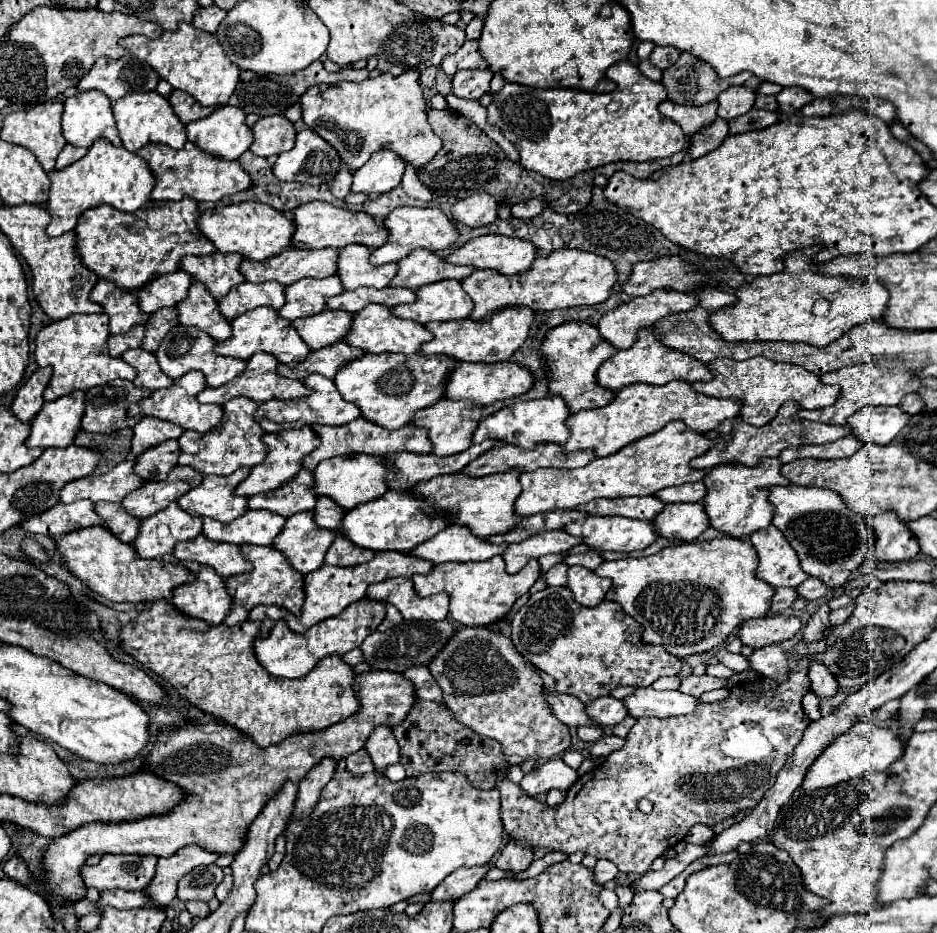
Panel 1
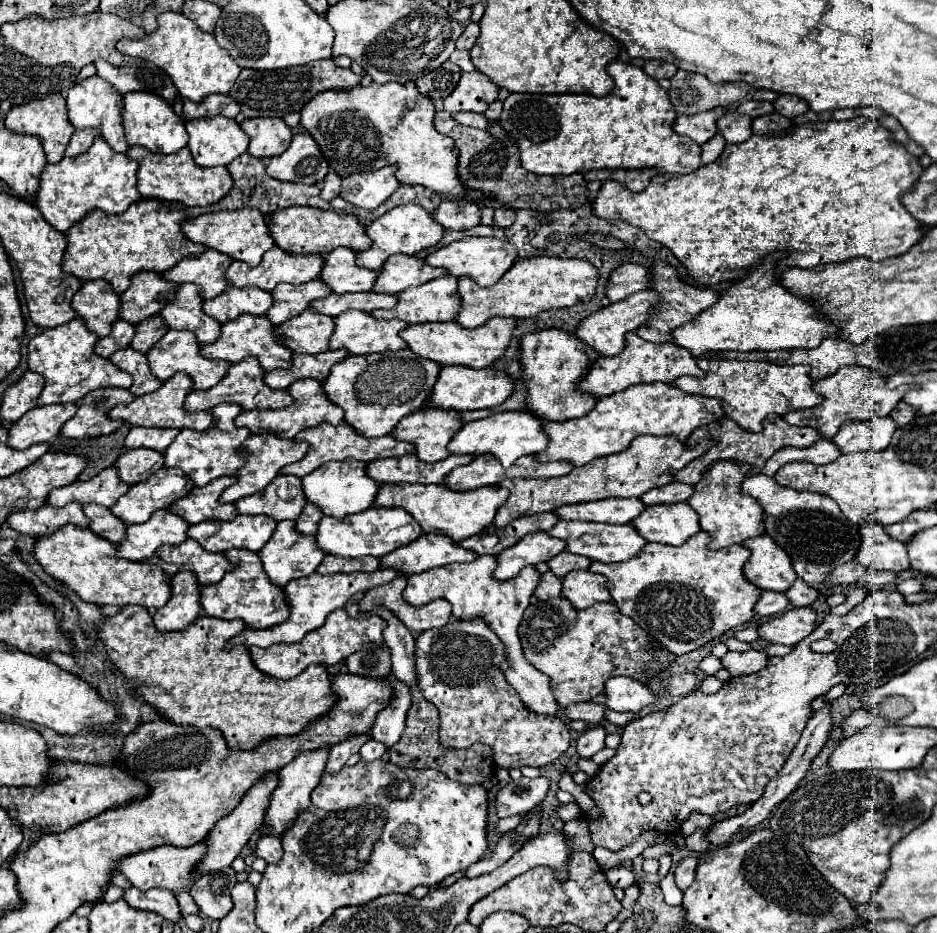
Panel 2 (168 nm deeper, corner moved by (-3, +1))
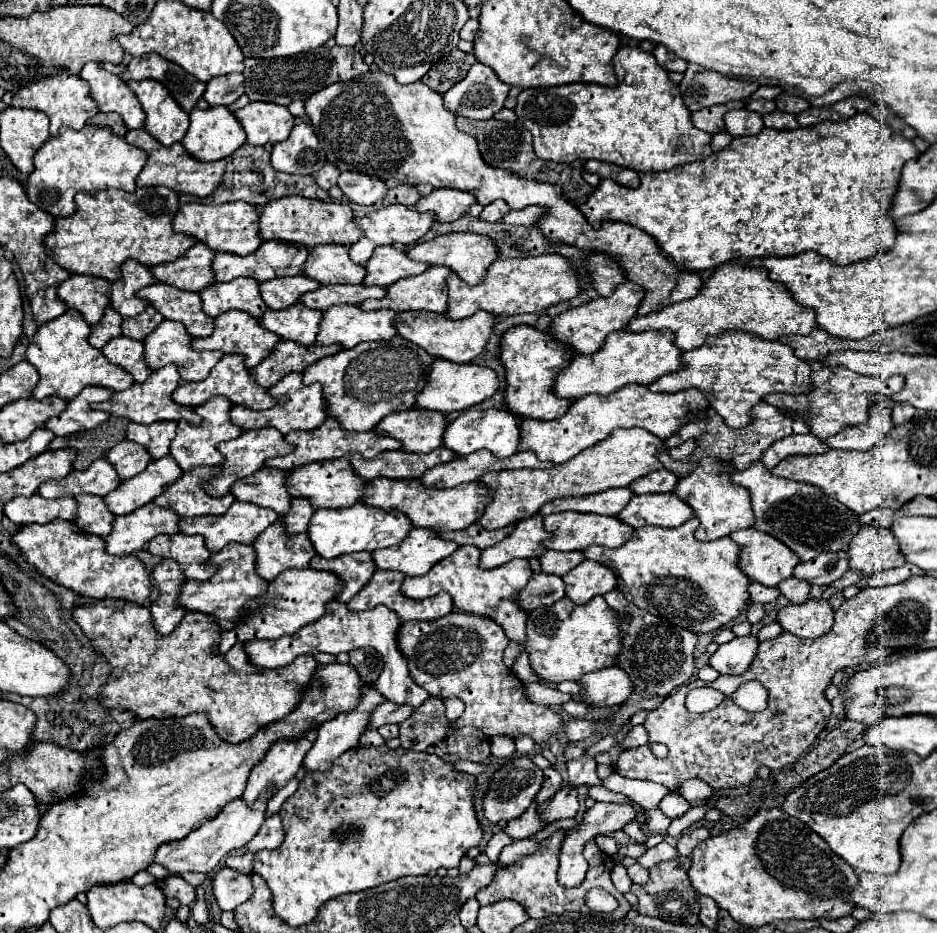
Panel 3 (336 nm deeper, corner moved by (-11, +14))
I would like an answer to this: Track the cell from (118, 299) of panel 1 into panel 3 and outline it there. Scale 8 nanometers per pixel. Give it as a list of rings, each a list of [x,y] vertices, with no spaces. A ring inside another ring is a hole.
[[[69,276],[57,290],[59,298],[75,310],[81,312],[87,324],[95,326],[101,320],[101,314],[109,306],[111,282],[97,276]]]

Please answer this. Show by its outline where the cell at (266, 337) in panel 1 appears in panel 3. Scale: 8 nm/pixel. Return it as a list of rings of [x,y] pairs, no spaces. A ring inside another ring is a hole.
[[[229,310],[215,318],[215,332],[211,336],[193,340],[193,348],[199,352],[201,350],[221,350],[225,354],[233,354],[233,352],[243,354],[247,368],[255,368],[275,350],[277,342],[281,342],[281,338],[277,338],[277,334],[267,332],[263,326],[259,326],[257,318],[253,318],[251,314],[245,314],[243,310]]]

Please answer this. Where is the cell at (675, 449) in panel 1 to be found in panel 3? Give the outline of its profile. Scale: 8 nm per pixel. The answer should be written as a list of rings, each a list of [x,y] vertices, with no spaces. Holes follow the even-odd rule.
[[[627,428],[627,430],[615,430],[607,440],[579,452],[575,458],[563,464],[557,464],[549,470],[489,472],[481,476],[481,482],[491,486],[495,496],[493,496],[493,502],[485,508],[485,514],[479,518],[479,524],[483,524],[483,528],[487,530],[505,528],[517,520],[537,514],[539,508],[551,500],[567,498],[567,496],[587,496],[587,494],[597,494],[609,488],[629,486],[631,482],[647,476],[649,472],[663,468],[659,462],[661,452],[667,452],[673,460],[683,460],[695,448],[697,448],[697,440],[687,440],[675,448],[667,448],[663,440],[655,438],[647,430]]]

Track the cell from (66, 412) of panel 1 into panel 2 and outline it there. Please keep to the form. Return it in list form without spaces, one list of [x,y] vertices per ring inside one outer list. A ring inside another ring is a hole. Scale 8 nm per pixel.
[[[77,403],[33,407],[19,421],[9,427],[7,445],[13,449],[27,449],[33,443],[51,443],[59,435],[65,421],[77,411]]]

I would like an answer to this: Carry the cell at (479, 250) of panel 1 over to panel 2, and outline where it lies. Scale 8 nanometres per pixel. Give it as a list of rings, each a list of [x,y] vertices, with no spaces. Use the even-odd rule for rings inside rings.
[[[465,237],[461,241],[449,243],[445,247],[435,249],[425,257],[425,263],[431,267],[441,267],[445,269],[451,277],[471,277],[477,281],[479,287],[491,287],[501,279],[501,275],[511,269],[511,265],[517,261],[517,249],[505,241],[505,239],[495,239],[495,237]]]

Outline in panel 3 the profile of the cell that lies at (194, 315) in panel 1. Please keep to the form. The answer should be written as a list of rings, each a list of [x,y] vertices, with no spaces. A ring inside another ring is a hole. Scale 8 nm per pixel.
[[[157,282],[139,290],[137,296],[149,300],[149,304],[153,304],[167,320],[183,322],[193,338],[209,336],[213,332],[213,318],[203,312],[201,298],[197,292]]]

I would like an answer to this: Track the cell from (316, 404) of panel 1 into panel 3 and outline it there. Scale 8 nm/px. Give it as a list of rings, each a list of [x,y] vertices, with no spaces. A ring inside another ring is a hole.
[[[293,372],[293,374],[287,374],[285,378],[281,378],[273,388],[269,388],[269,392],[273,396],[281,396],[285,394],[287,396],[287,402],[285,404],[277,404],[269,410],[249,410],[247,406],[233,406],[231,408],[231,422],[237,424],[239,428],[243,430],[253,430],[253,428],[263,428],[263,426],[273,426],[277,428],[279,432],[287,434],[291,430],[313,430],[317,426],[321,426],[327,418],[329,418],[329,412],[327,412],[327,404],[325,404],[325,398],[323,398],[323,388],[319,384],[303,384],[303,374],[301,372]]]

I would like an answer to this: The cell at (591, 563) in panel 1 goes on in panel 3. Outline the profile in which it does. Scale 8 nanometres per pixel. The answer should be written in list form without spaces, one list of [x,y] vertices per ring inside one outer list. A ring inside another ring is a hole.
[[[547,550],[539,562],[543,572],[551,572],[557,576],[567,574],[573,566],[577,566],[583,560],[583,552],[581,550],[573,550],[573,552],[559,552],[559,550]]]

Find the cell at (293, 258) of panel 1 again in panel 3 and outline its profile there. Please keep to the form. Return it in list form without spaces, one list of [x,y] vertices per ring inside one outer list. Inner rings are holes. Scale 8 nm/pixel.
[[[269,240],[269,242],[263,242],[253,254],[247,254],[247,256],[219,252],[213,258],[213,270],[215,270],[217,282],[229,282],[229,280],[239,278],[239,276],[251,276],[251,278],[257,278],[259,282],[265,282],[265,280],[279,278],[279,276],[299,276],[301,266],[305,264],[307,256],[309,256],[309,248],[295,246],[295,244],[289,244],[289,242]]]

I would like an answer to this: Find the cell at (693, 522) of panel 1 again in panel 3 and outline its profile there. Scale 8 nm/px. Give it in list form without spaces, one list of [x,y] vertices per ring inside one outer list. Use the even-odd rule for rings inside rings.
[[[641,494],[633,496],[631,502],[621,510],[619,520],[633,528],[641,526],[661,526],[677,528],[693,518],[693,510],[677,498],[677,494]]]

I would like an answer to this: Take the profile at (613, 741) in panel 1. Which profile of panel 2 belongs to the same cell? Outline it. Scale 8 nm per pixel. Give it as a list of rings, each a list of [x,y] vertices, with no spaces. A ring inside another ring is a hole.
[[[595,725],[595,727],[589,727],[581,733],[581,737],[577,739],[575,743],[575,749],[581,757],[593,757],[597,751],[601,751],[605,747],[605,729],[603,725]]]

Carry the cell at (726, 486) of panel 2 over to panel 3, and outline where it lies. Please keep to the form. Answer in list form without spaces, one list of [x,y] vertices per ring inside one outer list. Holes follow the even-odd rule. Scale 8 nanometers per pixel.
[[[701,458],[699,466],[689,476],[679,478],[675,494],[695,510],[695,516],[701,522],[695,530],[697,540],[717,540],[735,530],[753,526],[749,492],[743,486],[733,486],[731,474],[731,470],[725,470],[725,462],[717,462],[717,458]]]

